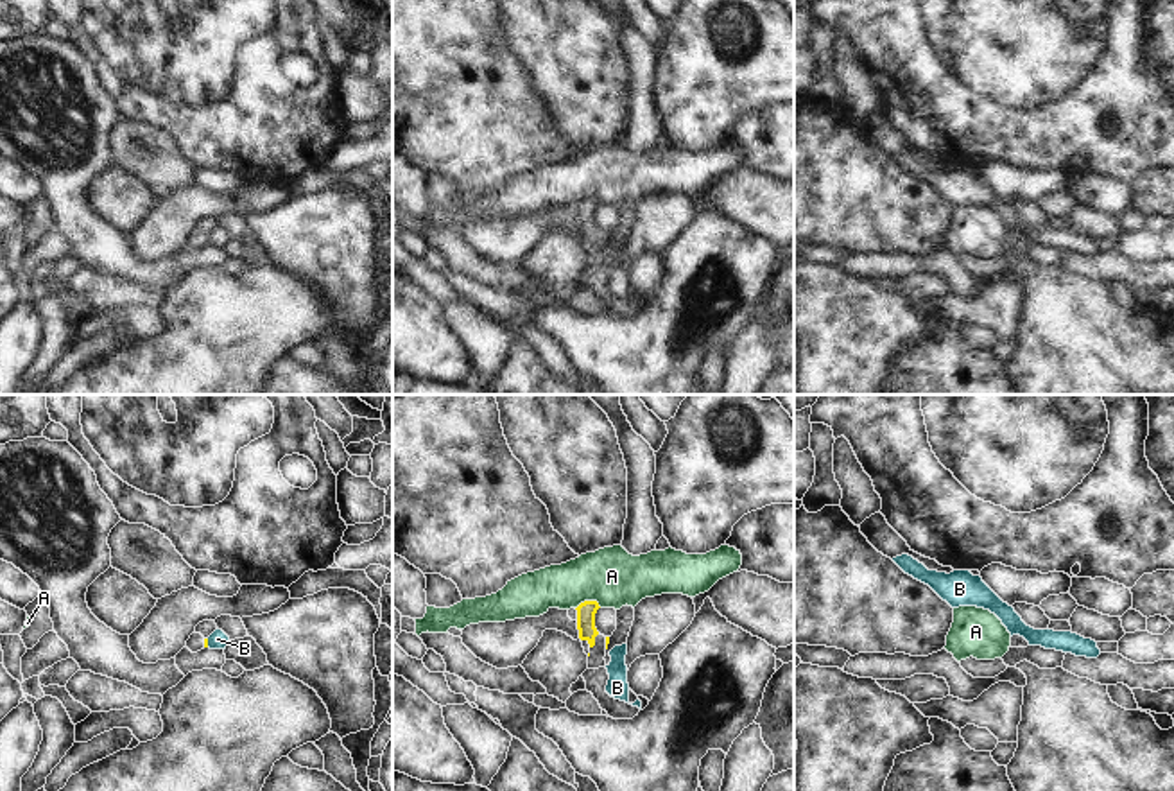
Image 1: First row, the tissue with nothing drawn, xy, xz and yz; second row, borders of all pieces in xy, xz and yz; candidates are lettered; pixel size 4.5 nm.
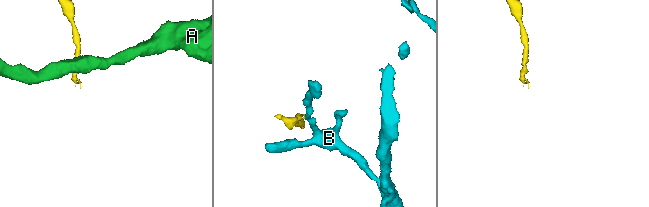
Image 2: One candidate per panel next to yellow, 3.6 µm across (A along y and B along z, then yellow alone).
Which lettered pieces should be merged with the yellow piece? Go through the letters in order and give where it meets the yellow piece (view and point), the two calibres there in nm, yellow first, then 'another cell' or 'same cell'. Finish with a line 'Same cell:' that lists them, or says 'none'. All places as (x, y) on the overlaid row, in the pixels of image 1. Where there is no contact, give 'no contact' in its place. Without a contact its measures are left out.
A: contact xz (588, 601); calibres 90 and 260 nm; another cell
B: contact xy (207, 643); calibres 20 and 80 nm; another cell
Same cell: none

